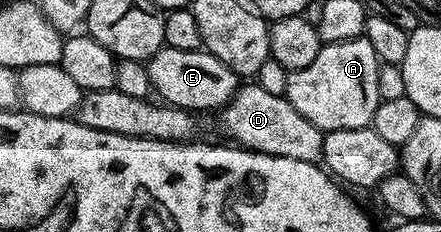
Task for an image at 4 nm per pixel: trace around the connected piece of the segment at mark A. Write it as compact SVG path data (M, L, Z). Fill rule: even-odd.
M365 37L325 44L320 53L316 53L316 61L312 61L312 65L304 65L304 69L289 72L286 100L293 105L296 113L300 113L300 117L308 117L308 121L312 121L312 125L316 125L324 133L336 129L369 127L370 118L376 113L380 102L376 89L379 66L376 49L372 49Z

